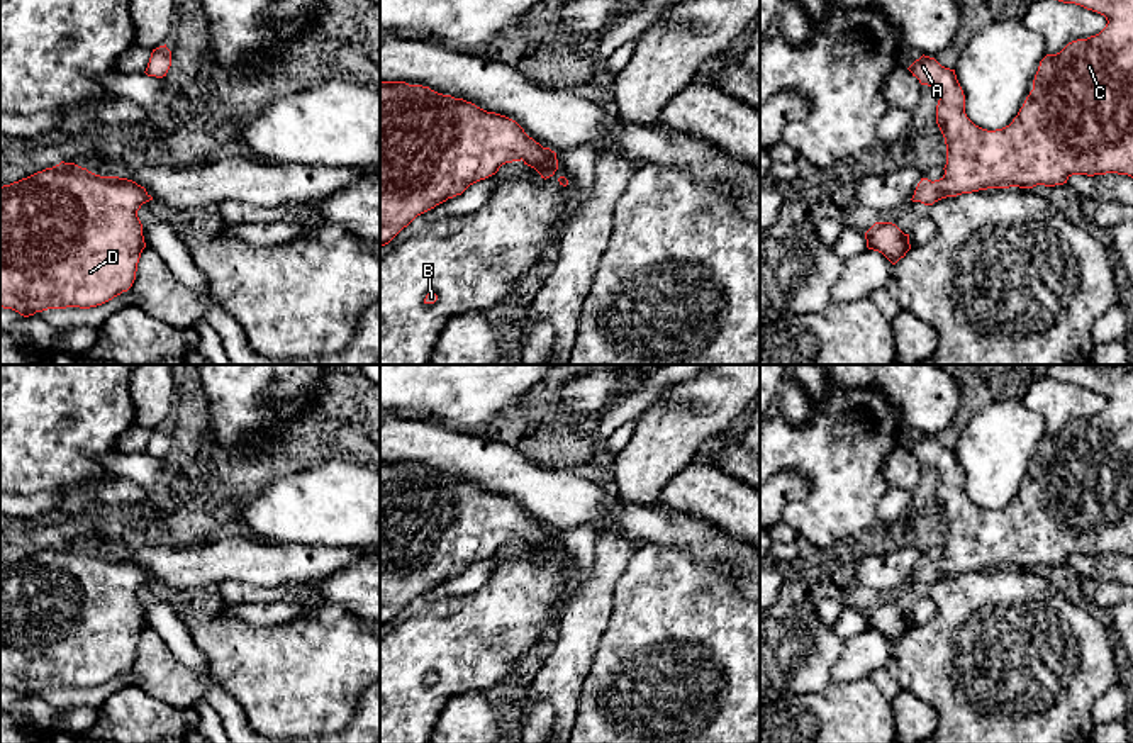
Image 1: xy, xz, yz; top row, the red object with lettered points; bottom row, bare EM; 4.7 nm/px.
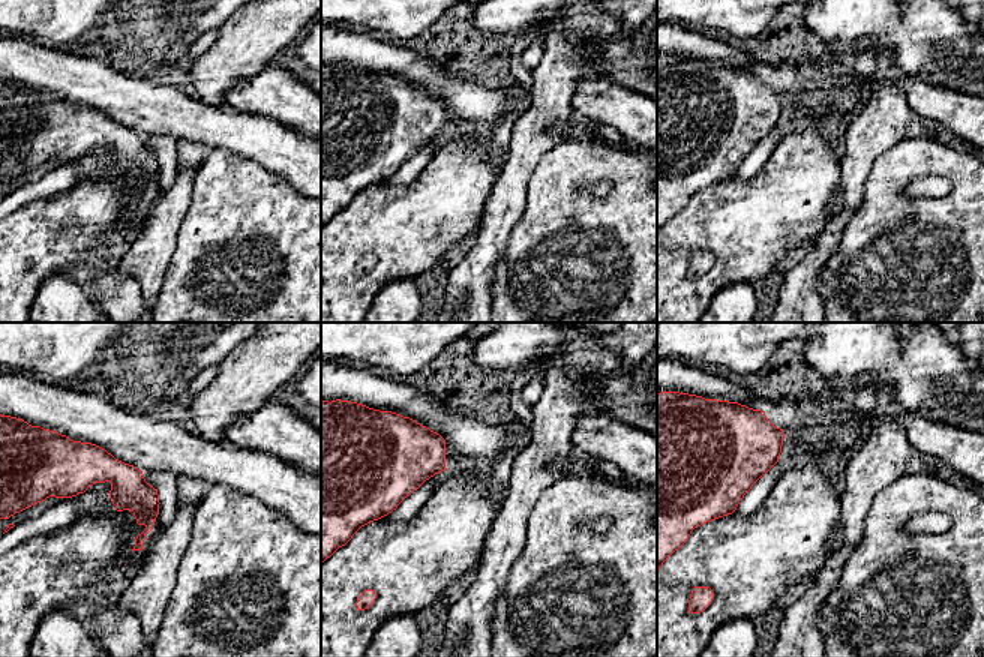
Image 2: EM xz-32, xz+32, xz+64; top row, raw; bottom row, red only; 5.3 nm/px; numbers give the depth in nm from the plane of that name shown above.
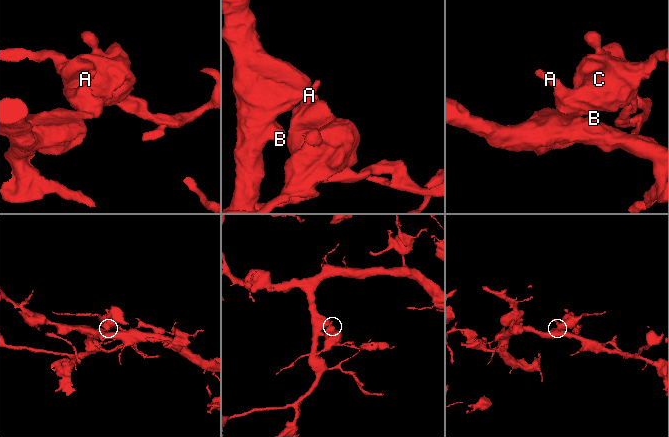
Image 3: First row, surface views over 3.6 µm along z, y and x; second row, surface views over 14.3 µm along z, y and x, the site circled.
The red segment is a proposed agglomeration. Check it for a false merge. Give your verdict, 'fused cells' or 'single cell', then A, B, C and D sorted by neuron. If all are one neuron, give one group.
single cell; groups A B C D

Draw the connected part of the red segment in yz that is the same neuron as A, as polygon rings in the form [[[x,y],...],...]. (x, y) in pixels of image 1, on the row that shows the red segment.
[[[1058,0],[1075,3],[1106,17],[1106,27],[1087,39],[1069,42],[1060,53],[1046,54],[1038,66],[1033,90],[1013,122],[1002,129],[987,131],[975,126],[965,114],[965,95],[955,70],[941,66],[935,58],[921,56],[907,70],[921,85],[933,87],[940,97],[936,124],[946,144],[945,175],[940,180],[921,178],[913,202],[935,202],[987,188],[1033,188],[1036,185],[1063,185],[1072,175],[1118,173],[1133,178],[1133,0]]]

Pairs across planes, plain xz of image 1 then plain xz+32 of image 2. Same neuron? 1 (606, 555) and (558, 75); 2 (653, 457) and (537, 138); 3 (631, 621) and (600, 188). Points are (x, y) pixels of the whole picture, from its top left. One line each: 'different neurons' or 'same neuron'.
1: same neuron
2: same neuron
3: different neurons

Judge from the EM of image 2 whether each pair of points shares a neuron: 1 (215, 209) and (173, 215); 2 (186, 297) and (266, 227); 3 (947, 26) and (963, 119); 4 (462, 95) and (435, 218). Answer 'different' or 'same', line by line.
1: different
2: same
3: different
4: different

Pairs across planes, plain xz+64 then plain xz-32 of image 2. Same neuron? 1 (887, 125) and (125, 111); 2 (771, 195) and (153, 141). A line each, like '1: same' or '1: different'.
1: different
2: different

